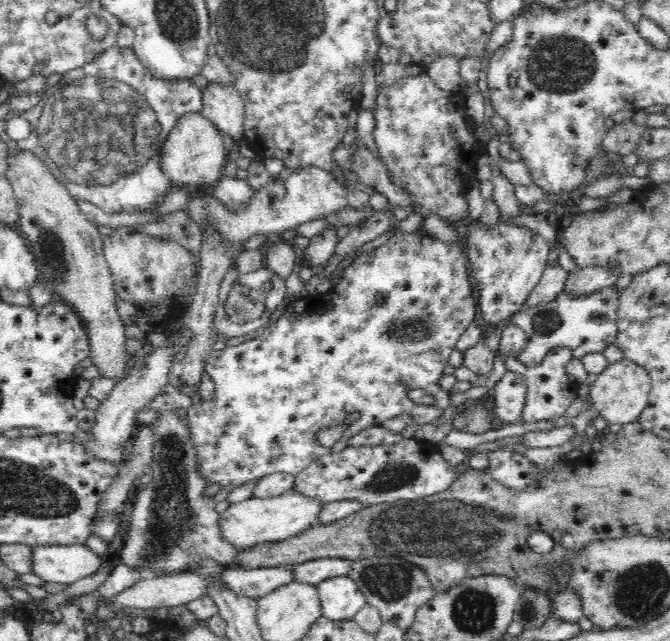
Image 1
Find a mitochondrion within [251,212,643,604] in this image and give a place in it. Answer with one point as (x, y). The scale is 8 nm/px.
(454, 530)

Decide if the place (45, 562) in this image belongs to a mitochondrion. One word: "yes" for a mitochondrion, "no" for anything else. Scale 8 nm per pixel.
no

